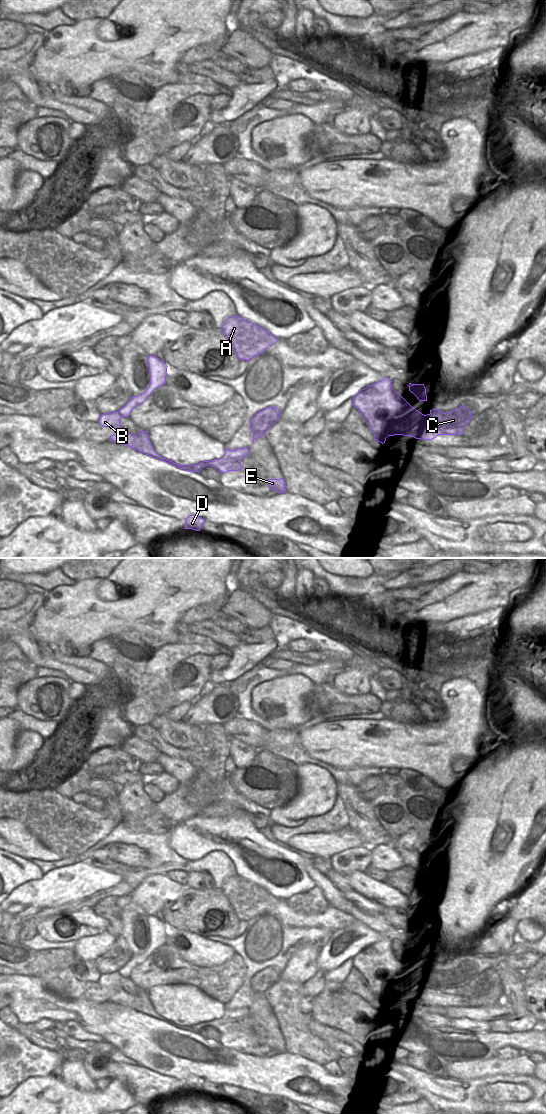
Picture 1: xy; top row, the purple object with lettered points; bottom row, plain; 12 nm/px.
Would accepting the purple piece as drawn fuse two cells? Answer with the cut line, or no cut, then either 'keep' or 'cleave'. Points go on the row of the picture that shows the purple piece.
cut in xy along (430, 414), (429, 419), (423, 425), (419, 425), (415, 437); cleave

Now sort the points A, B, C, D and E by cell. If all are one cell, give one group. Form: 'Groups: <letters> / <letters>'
Groups: A B D E / C.

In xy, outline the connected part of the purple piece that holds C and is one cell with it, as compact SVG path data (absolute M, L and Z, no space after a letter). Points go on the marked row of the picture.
M465 405L446 413L432 409L429 421L424 426L419 425L416 439L432 440L439 435L462 435L472 418L471 411Z

